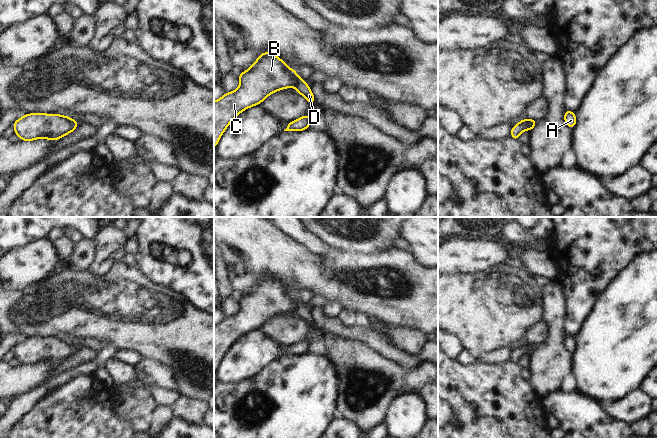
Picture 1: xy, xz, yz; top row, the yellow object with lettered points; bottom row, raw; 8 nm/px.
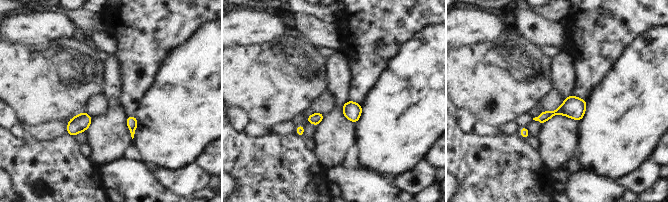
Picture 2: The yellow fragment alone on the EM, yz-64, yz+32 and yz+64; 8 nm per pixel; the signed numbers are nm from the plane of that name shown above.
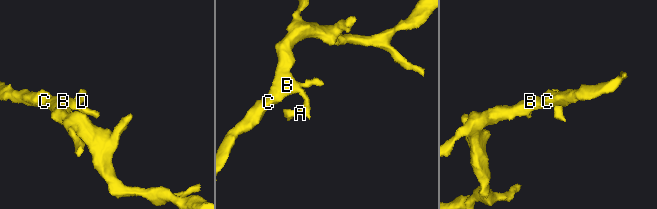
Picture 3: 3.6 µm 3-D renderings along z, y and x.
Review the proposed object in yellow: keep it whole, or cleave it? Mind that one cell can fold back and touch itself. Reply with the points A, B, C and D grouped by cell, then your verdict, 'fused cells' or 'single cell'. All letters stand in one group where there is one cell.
A D / B C; fused cells

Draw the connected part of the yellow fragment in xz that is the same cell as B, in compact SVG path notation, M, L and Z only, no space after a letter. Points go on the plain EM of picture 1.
M264 276L250 292L239 297L240 310L214 325L214 373L219 362L243 334L259 329L268 319L296 309L296 294L286 290L272 276Z

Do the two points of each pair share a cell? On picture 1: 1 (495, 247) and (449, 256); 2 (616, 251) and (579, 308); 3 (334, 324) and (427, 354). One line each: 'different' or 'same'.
1: same
2: same
3: same

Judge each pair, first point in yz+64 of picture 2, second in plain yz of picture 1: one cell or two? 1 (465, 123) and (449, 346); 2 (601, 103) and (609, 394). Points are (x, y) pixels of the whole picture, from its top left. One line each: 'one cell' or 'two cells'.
1: one cell
2: one cell

